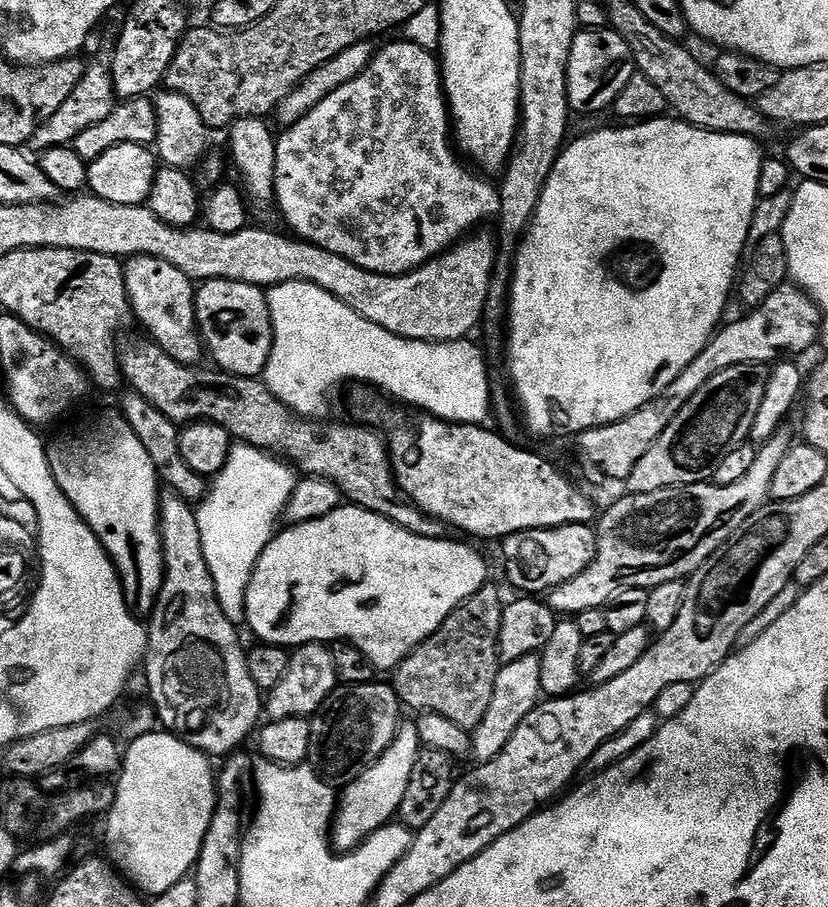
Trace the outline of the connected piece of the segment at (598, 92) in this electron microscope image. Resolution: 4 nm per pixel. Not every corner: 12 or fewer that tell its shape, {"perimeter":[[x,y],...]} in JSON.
{"perimeter":[[580,30],[568,63],[573,113],[611,109],[634,71],[608,30]]}

